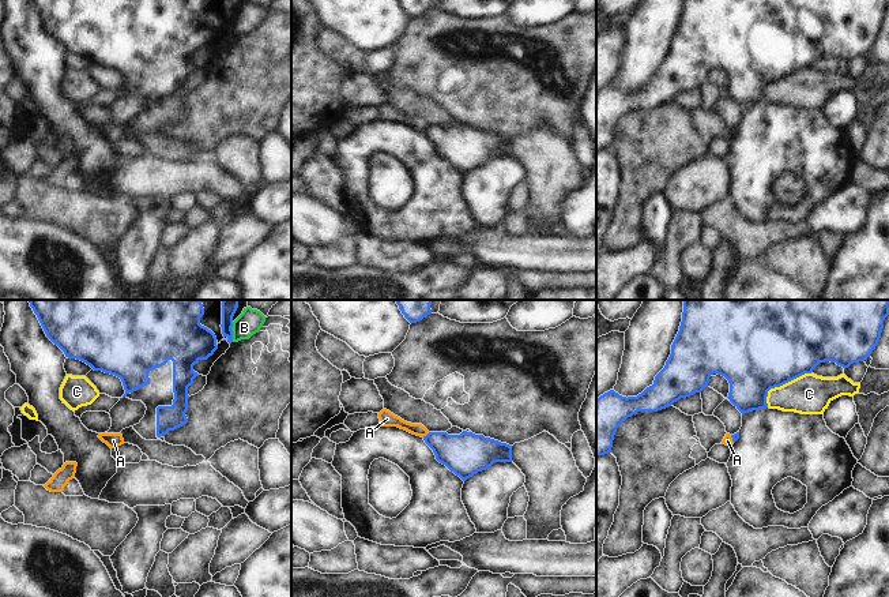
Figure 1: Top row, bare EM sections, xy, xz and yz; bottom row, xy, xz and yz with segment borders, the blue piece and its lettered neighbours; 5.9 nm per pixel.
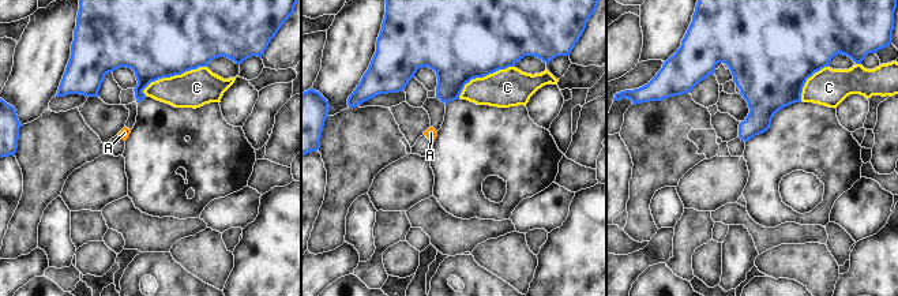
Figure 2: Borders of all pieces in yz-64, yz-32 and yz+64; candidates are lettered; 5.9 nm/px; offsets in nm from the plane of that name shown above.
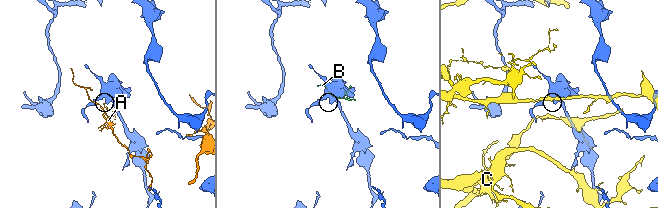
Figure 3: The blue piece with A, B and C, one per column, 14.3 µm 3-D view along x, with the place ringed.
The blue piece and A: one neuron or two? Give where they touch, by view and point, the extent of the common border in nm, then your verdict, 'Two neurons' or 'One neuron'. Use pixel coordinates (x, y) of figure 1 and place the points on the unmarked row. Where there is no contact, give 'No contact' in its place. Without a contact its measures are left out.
Touches blue at xz (426, 130). Shared border 50 nm. Two neurons

